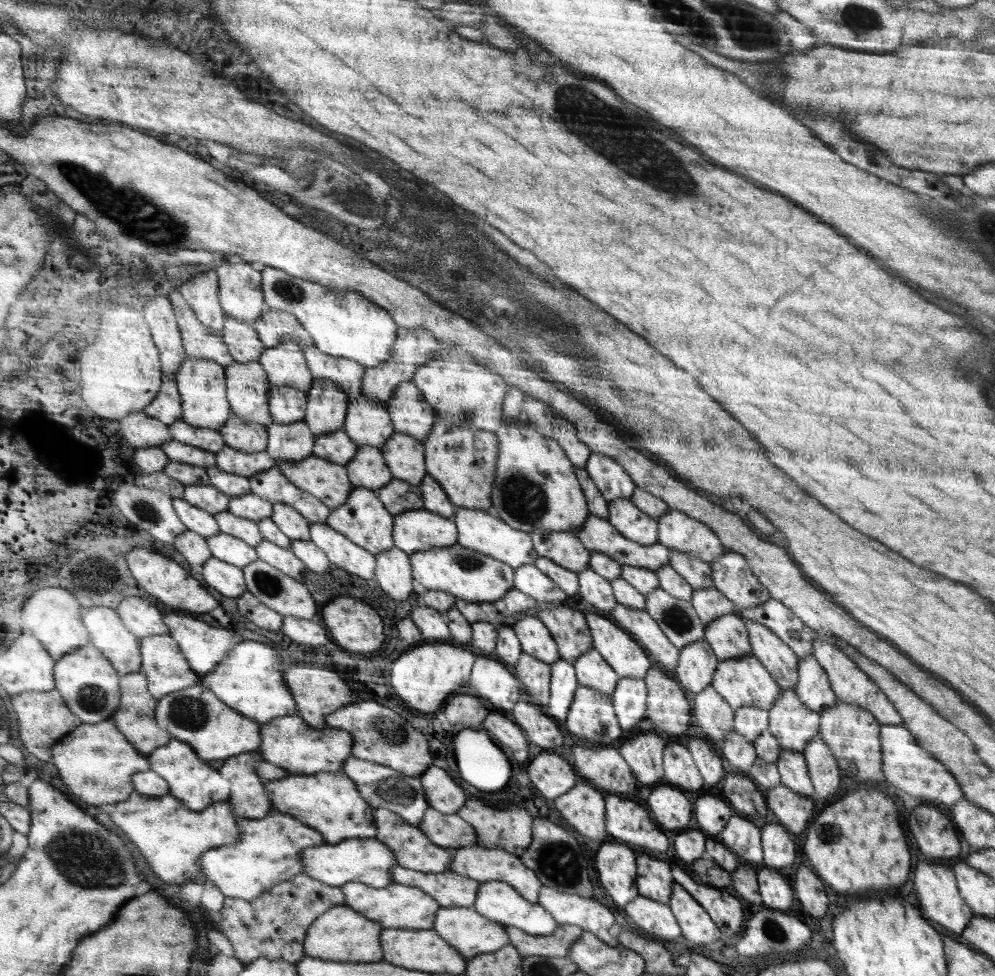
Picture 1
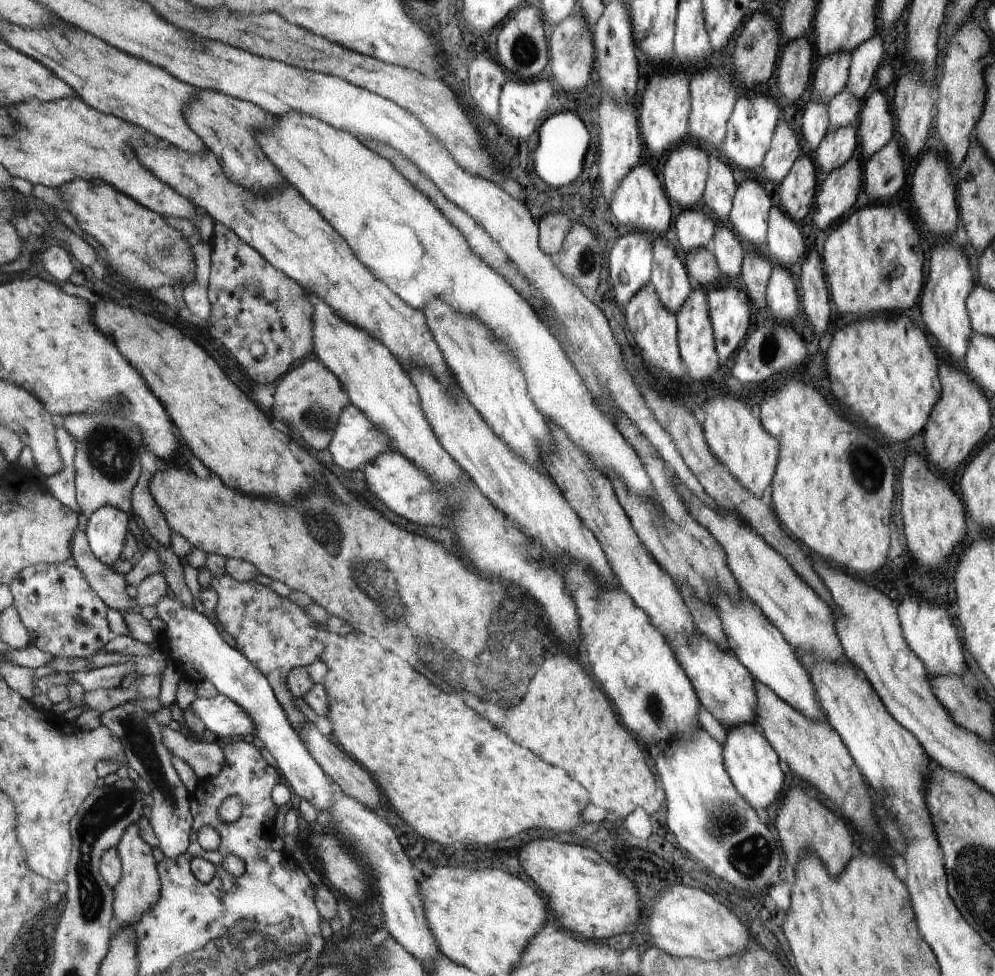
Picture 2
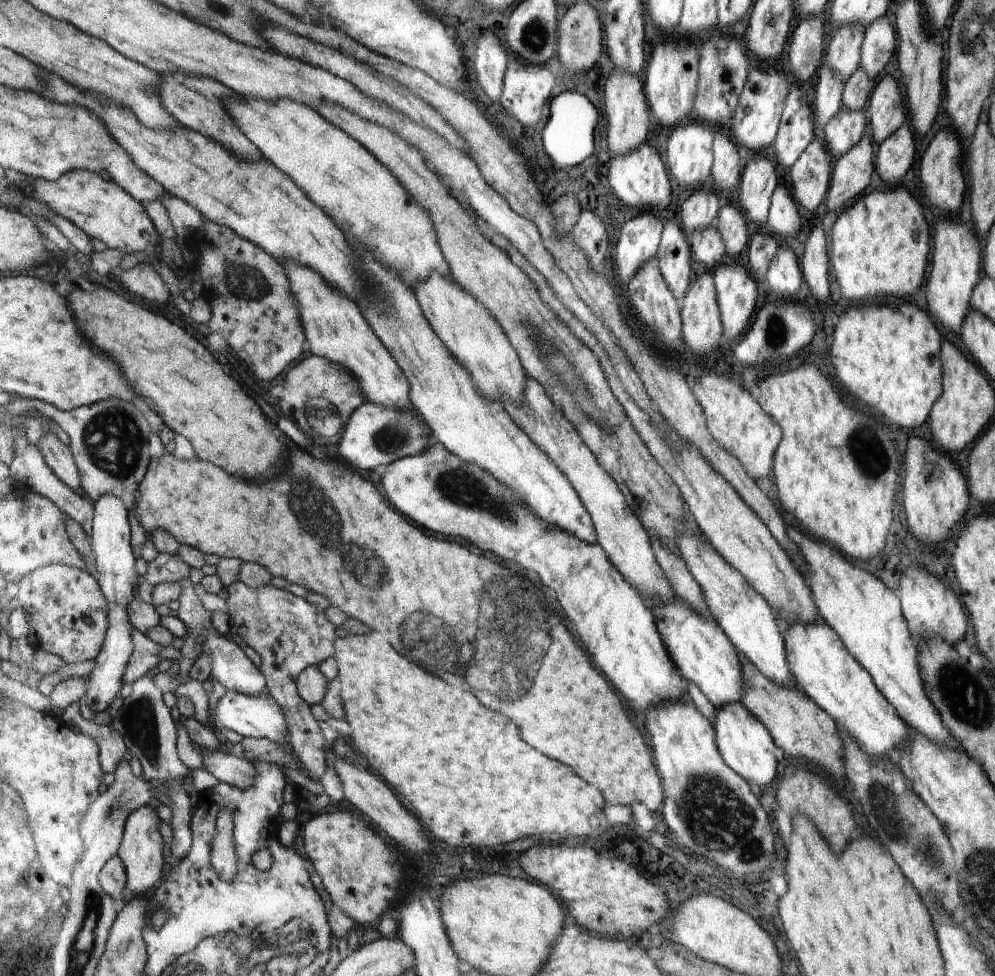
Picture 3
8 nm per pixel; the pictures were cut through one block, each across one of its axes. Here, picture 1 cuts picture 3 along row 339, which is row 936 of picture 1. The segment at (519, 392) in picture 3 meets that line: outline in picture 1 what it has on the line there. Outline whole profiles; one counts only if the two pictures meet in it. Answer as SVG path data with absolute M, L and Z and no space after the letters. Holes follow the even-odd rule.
M442 907L437 912L436 924L433 928L441 937L458 950L467 960L500 950L511 941L504 924L498 924L482 916L472 907Z

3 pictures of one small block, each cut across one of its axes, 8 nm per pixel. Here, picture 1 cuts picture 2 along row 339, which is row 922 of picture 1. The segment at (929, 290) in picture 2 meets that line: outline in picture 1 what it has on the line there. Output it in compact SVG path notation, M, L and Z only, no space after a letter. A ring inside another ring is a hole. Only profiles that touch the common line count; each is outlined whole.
M925 860L920 862L920 866L916 868L912 882L914 882L914 888L918 890L918 900L920 900L920 906L922 906L922 912L925 912L926 918L944 926L950 932L961 934L975 916L973 909L966 904L961 894L958 894L956 880L952 870L948 870L944 866L932 866L932 862Z

